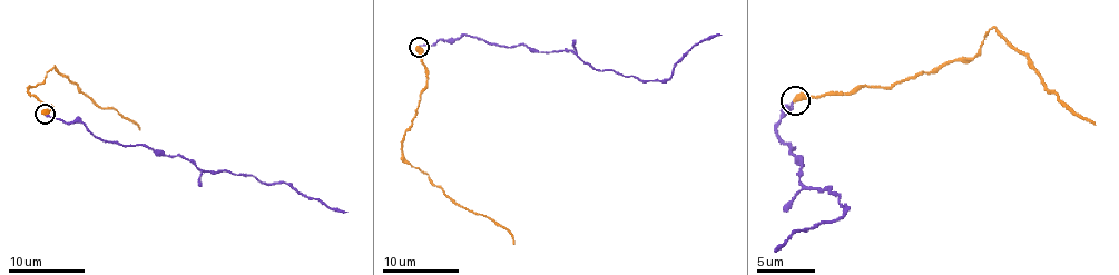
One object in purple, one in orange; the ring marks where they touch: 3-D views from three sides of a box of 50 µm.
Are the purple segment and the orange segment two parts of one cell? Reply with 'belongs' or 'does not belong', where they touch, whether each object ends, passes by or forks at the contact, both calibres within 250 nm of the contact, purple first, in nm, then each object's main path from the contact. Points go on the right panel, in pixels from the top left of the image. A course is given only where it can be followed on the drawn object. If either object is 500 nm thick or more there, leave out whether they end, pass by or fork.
does not belong; place (795, 100); calibres 160 and 550 nm; course purple (794, 100), (776, 133), (803, 161), (800, 179), (832, 188), (846, 206), (837, 221), (792, 235), (776, 249); course orange (794, 100), (902, 84), (978, 55), (992, 28), (1028, 57), (1048, 89), (1095, 124)

